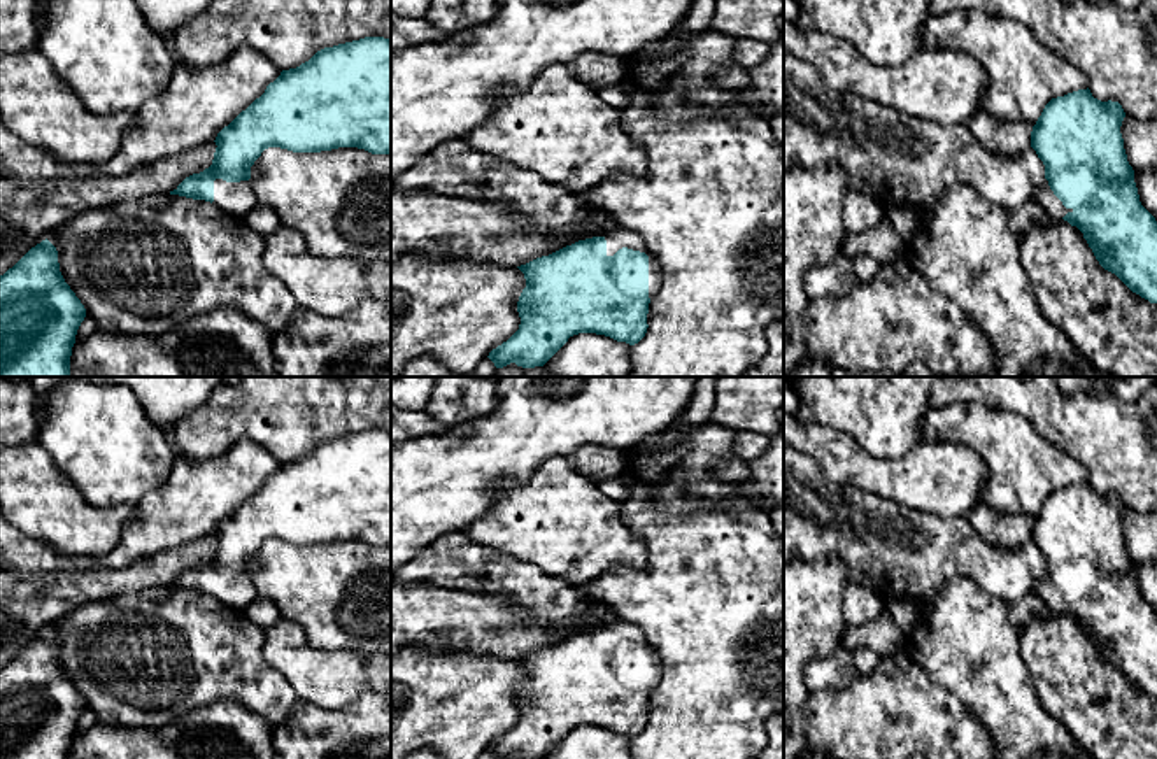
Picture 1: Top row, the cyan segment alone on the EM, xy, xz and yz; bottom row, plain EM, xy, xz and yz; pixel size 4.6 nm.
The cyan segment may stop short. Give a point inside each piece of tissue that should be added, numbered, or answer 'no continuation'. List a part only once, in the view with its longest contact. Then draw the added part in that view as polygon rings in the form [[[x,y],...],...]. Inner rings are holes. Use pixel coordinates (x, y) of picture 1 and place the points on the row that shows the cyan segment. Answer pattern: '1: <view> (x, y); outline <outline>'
1: xz (621, 237); outline [[[619,226],[601,237],[607,240],[607,256],[614,256],[622,247],[640,251],[649,256],[649,298],[652,298],[661,287],[661,268],[657,258],[645,247],[642,235]]]

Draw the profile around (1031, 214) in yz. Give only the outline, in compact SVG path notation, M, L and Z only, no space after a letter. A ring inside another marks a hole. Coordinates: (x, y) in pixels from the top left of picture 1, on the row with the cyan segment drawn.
M1029 200L1017 210L1008 212L1008 224L1013 233L1024 237L1034 228L1050 228L1069 223L1052 217L1038 202Z

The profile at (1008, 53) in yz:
M952 11L929 18L920 39L926 49L954 49L980 63L987 74L982 109L997 119L1022 119L1034 126L1052 98L1089 88L1089 79L1082 70L1041 46L1024 25L985 11Z

